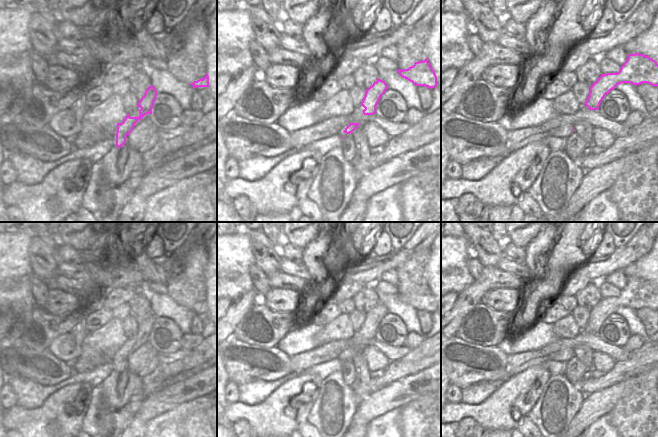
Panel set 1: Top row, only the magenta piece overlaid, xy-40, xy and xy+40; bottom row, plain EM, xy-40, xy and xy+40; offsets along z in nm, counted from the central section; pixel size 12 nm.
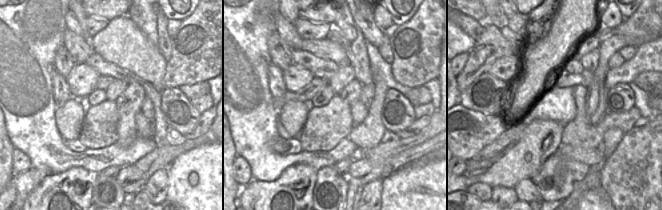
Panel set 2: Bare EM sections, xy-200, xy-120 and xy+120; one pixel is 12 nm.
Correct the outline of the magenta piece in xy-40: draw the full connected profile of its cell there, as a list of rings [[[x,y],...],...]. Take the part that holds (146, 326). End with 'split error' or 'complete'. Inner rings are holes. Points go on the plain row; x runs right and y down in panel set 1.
[[[150,309],[145,315],[144,320],[138,326],[140,331],[138,341],[130,341],[129,337],[122,347],[117,347],[116,370],[110,373],[95,388],[92,401],[84,418],[84,428],[89,430],[93,437],[120,437],[121,428],[126,421],[126,402],[125,391],[118,385],[118,375],[126,366],[126,361],[130,359],[135,348],[141,344],[146,338],[152,338],[152,331],[156,324],[157,314]]]; split error

